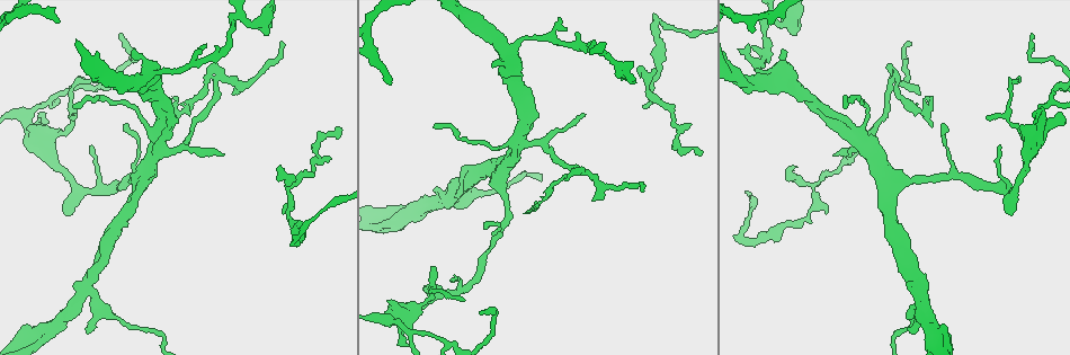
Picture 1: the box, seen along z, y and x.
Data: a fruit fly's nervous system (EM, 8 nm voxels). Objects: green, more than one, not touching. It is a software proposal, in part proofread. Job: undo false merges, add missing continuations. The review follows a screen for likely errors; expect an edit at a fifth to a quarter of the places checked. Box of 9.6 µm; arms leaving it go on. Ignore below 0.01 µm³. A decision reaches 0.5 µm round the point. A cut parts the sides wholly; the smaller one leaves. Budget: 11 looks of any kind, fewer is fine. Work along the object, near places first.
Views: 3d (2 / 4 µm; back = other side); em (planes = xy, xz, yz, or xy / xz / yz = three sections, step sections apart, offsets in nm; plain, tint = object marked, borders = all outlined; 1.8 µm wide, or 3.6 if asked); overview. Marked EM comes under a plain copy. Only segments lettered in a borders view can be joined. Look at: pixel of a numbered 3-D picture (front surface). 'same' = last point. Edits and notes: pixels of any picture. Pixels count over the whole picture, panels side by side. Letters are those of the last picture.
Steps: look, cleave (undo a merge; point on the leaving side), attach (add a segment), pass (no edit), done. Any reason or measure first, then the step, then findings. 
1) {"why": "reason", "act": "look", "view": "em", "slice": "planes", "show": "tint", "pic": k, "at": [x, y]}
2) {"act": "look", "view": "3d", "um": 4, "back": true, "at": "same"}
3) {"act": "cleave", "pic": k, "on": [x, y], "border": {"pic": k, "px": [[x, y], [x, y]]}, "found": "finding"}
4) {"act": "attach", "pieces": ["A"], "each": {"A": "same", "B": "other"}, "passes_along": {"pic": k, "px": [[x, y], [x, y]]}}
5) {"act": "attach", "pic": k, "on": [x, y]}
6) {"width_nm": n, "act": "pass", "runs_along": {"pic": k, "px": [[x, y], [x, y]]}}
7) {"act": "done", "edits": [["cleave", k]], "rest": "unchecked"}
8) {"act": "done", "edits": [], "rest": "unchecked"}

{"why": "four arms meet", "act": "look", "view": "3d", "um": 4, "back": true, "pic": 1, "at": [160, 148]}

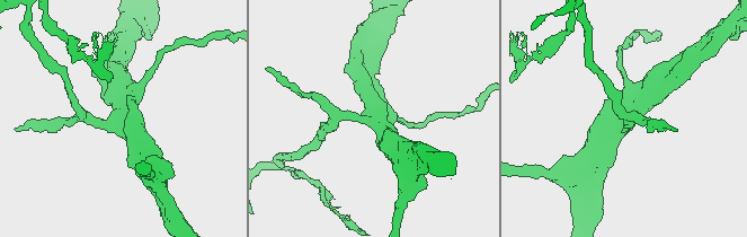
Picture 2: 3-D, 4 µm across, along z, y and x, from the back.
{"act": "look", "view": "em", "um": 3.6, "slice": "planes", "show": "tint", "pic": 2, "at": [126, 119]}

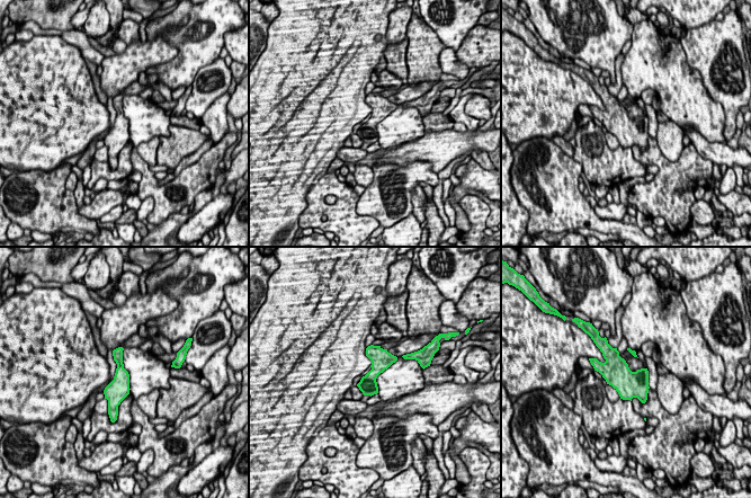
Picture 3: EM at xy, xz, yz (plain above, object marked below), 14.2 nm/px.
{"why": "see the neighbours", "act": "look", "view": "em", "um": 3.6, "slice": "planes", "show": "borders", "at": "same"}

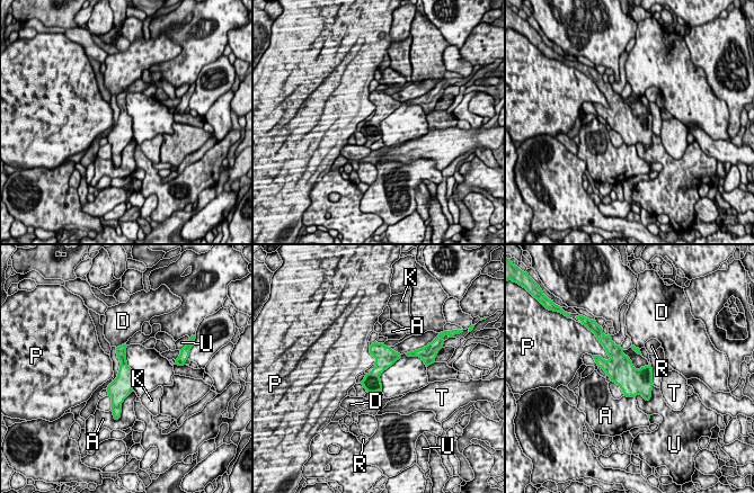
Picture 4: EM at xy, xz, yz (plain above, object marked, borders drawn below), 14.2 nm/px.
{"act": "pass", "each": {"A": "other", "D": "other", "K": "other", "P": "other", "R": "other", "T": "other", "U": "other"}, "found": "one neuron here"}

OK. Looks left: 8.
{"why": "abrupt turn", "act": "look", "view": "3d", "um": 4, "pic": 1, "at": [579, 172]}

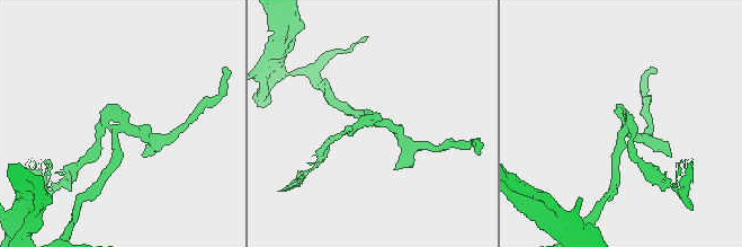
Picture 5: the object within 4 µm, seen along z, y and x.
{"arms": 3, "why": "shape alone is not enough", "act": "look", "view": "em", "slice": "xz", "step": 16, "show": "tint", "pic": 5, "at": [115, 132]}

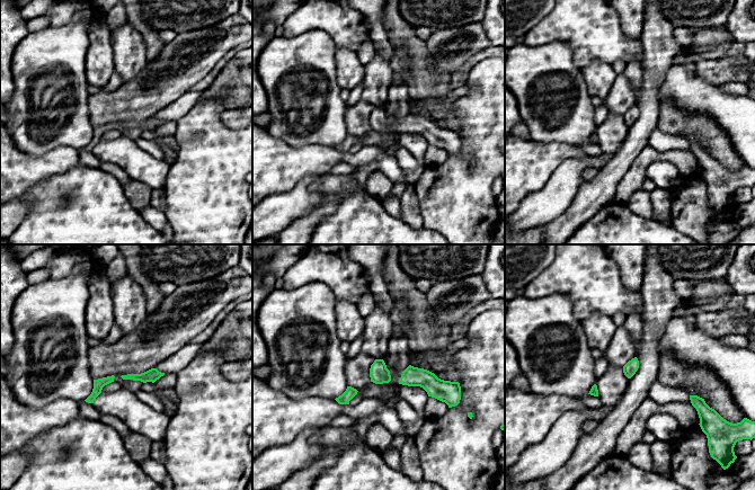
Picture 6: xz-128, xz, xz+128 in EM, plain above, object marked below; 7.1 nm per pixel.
{"why": "another direction", "act": "look", "view": "em", "slice": "xy", "step": 4, "show": "borders", "at": "same"}

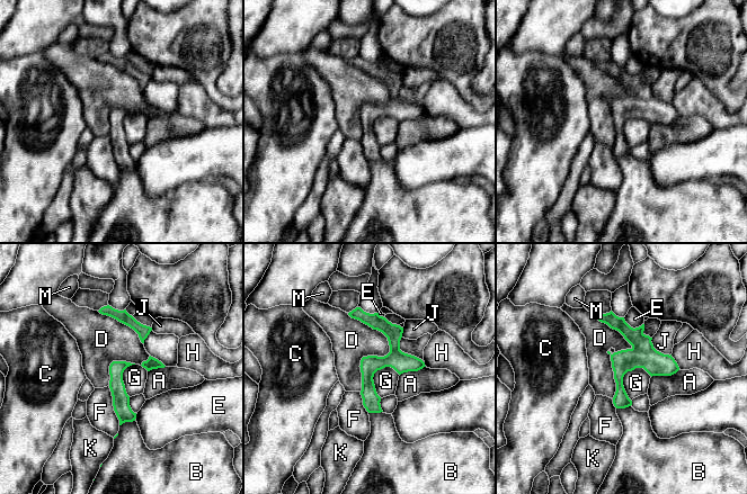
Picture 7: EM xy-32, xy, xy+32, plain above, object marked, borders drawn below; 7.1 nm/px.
{"width_nm": 110, "act": "pass", "each": {"A": "other", "B": "other", "C": "other", "D": "other", "E": "other", "F": "other", "G": "other", "H": "other", "J": "other", "K": "other", "M": "other"}, "border": {"pic": 7, "px": [[642, 367], [623, 377], [631, 401]]}, "found": "all the same neuron"}

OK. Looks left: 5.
{"why": "sharp bend", "act": "look", "view": "em", "slice": "planes", "show": "tint", "pic": 1, "at": [236, 17]}

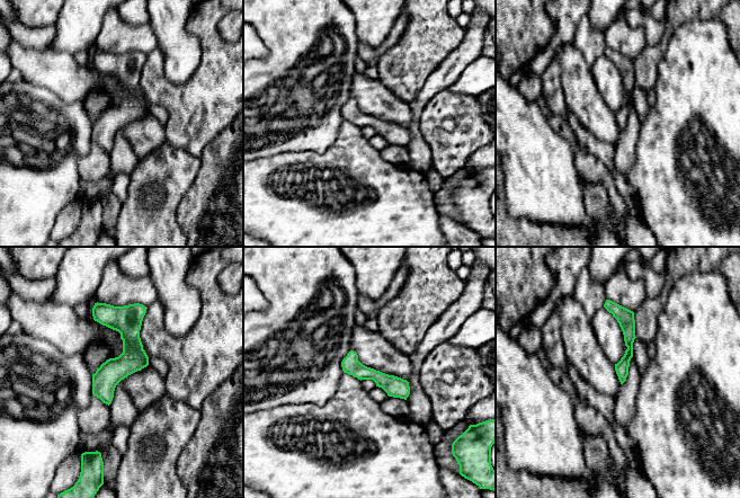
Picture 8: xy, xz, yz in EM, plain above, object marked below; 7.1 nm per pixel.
{"act": "look", "view": "em", "slice": "planes", "show": "borders", "at": "same"}

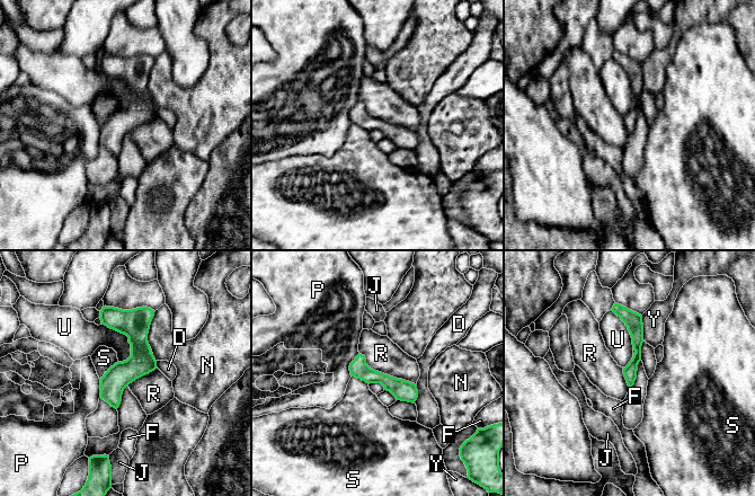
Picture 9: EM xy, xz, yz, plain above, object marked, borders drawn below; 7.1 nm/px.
{"longest_contact_nm": ["R", 460], "act": "pass", "each": {"D": "other", "F": "other", "J": "other", "N": "other", "P": "other", "R": "other", "S": "other", "U": "other", "Y": "other"}, "found": "all the same neuron"}

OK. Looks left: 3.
{"why": "thin end", "act": "look", "view": "3d", "um": 4, "pic": 1, "at": [832, 155]}

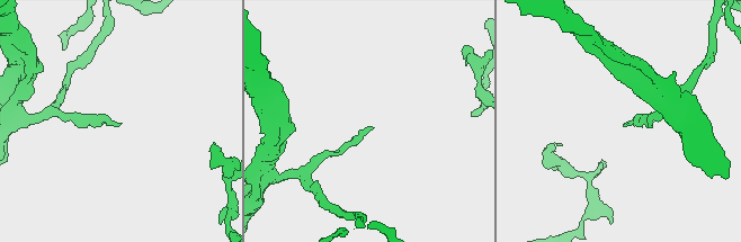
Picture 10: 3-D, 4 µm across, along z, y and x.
{"why": "need the tissue", "act": "look", "view": "em", "slice": "planes", "show": "borders", "pic": 10, "at": [624, 124]}

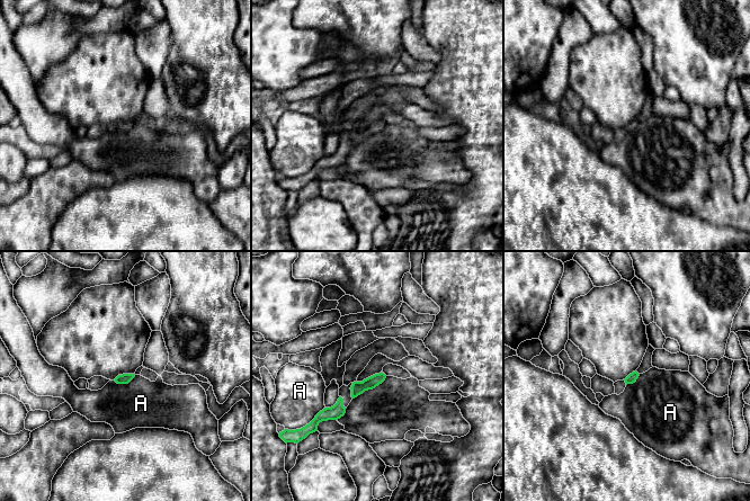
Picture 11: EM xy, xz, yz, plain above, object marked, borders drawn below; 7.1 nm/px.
{"longest_contact_nm": ["A", 300], "act": "pass", "each": {"A": "other"}, "found": "no lettered segment goes on from it"}

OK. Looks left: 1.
{"act": "done", "edits": [], "rest": "unchecked"}

